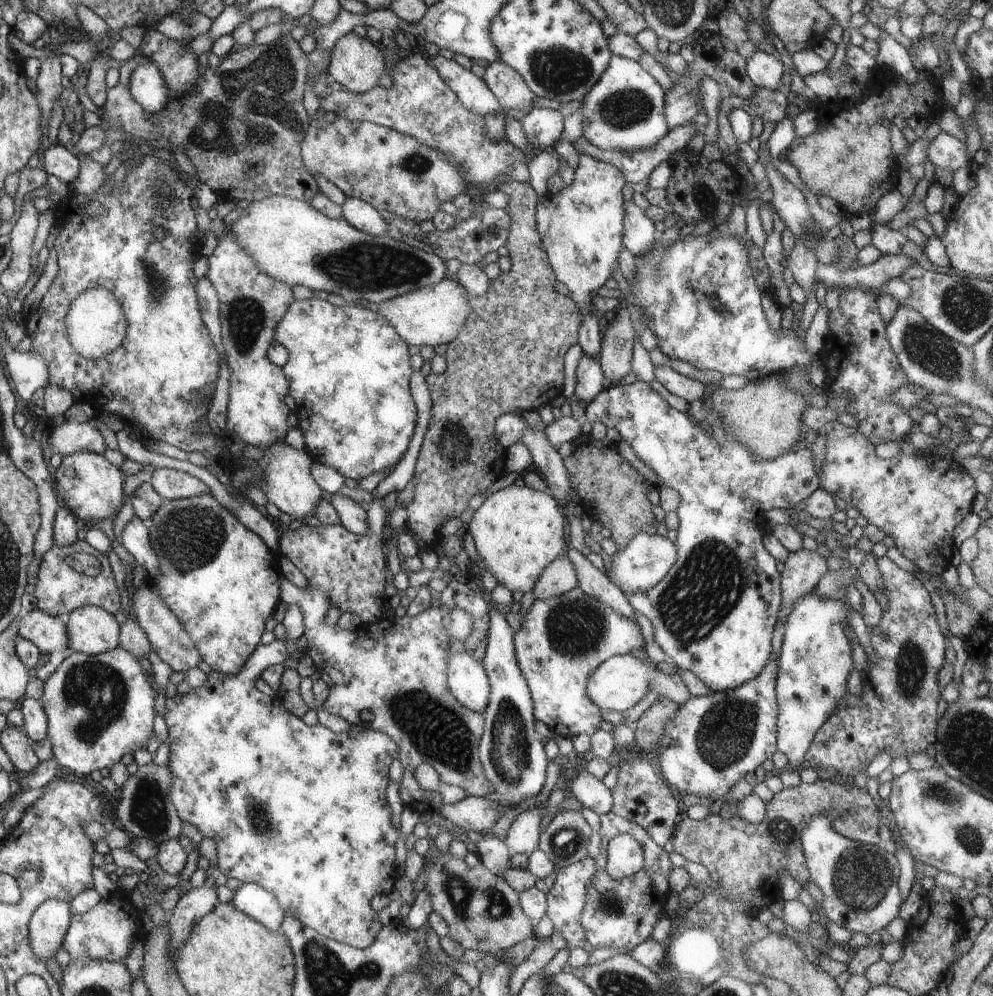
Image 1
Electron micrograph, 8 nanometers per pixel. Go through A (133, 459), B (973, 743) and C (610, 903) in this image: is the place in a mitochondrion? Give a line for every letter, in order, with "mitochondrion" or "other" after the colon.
A: other
B: mitochondrion
C: mitochondrion

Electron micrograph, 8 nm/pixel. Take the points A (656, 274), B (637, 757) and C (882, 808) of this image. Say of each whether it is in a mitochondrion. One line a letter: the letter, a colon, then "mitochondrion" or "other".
A: mitochondrion
B: other
C: other

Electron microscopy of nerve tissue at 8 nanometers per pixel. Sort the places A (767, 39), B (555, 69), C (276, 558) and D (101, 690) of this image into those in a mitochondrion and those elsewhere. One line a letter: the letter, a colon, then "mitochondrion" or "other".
A: other
B: mitochondrion
C: other
D: mitochondrion

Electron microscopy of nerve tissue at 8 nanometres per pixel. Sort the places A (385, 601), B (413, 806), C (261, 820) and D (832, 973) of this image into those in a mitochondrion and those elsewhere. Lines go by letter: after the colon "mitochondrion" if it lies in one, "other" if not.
A: other
B: other
C: mitochondrion
D: other

